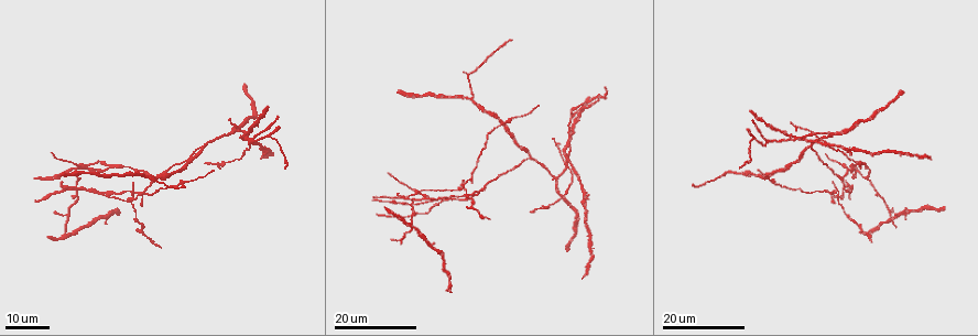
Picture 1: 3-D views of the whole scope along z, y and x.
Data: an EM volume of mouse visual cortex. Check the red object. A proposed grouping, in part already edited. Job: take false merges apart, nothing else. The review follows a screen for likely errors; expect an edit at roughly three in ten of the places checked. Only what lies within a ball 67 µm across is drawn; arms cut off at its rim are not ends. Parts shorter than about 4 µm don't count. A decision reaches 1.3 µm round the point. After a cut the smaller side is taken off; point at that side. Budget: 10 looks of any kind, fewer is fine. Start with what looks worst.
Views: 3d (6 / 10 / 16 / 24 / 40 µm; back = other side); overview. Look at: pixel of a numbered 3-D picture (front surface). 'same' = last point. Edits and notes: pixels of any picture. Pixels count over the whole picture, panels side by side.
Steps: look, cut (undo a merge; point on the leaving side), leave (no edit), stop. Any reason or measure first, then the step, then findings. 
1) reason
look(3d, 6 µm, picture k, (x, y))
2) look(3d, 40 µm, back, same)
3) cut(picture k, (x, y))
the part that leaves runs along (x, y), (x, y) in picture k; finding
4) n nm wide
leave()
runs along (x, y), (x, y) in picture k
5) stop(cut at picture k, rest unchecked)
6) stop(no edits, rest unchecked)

look(3d, 16 µm, picture 1, (409, 203))

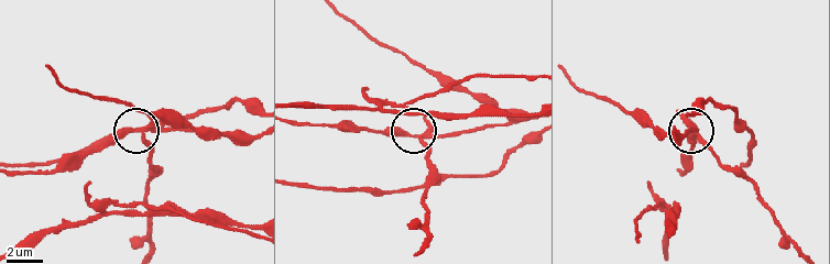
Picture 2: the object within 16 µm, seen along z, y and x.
zoom in
look(3d, 6 µm, picture 2, (698, 134))

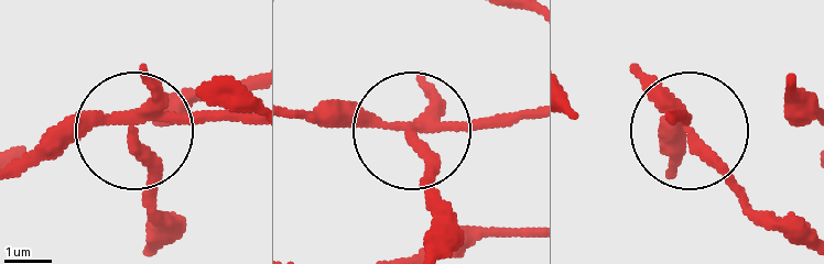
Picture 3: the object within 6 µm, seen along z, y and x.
4 arms
cut(picture 3, (149, 188))
the part that leaves runs along (128, 136), (152, 191), (152, 239) in picture 3; a second neuron is stuck on

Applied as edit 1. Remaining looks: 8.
look(overview)

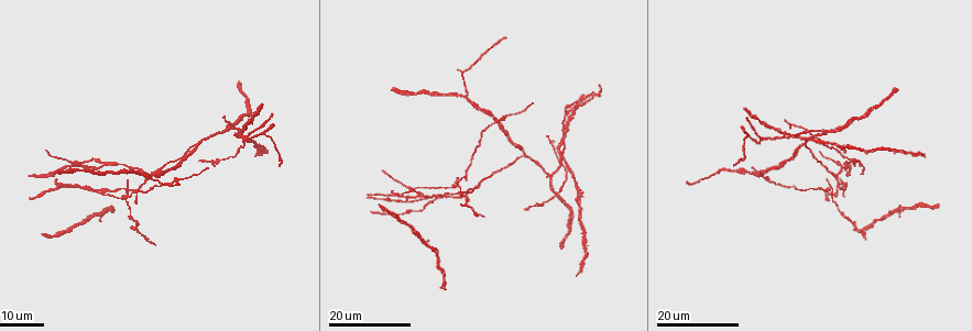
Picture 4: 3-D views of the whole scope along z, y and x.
four-way junction
look(3d, 16 µm, picture 4, (808, 133))

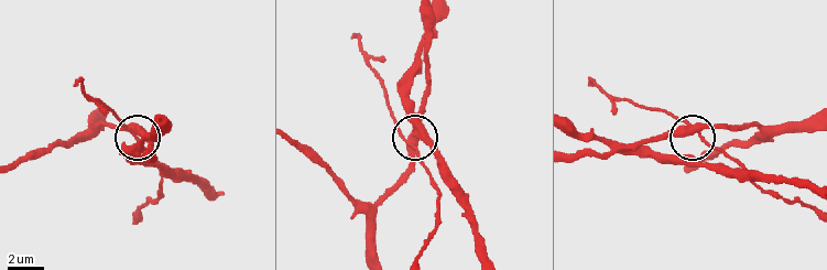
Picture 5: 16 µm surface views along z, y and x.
look(3d, 10 µm, picture 5, (409, 139))

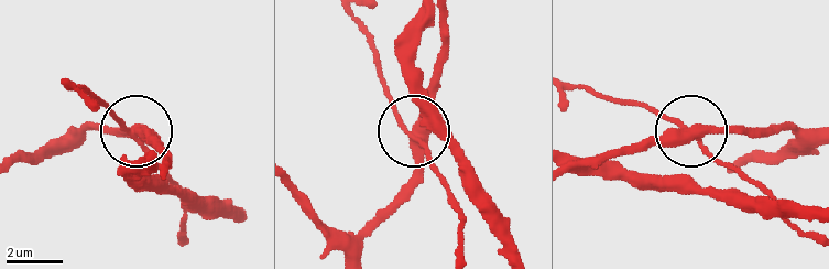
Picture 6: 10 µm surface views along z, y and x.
cut(picture 6, (117, 118))
the part that leaves runs along (414, 137), (461, 219), (464, 248) in picture 6; two neurons meet here

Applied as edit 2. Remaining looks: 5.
see it whole again
look(overview)

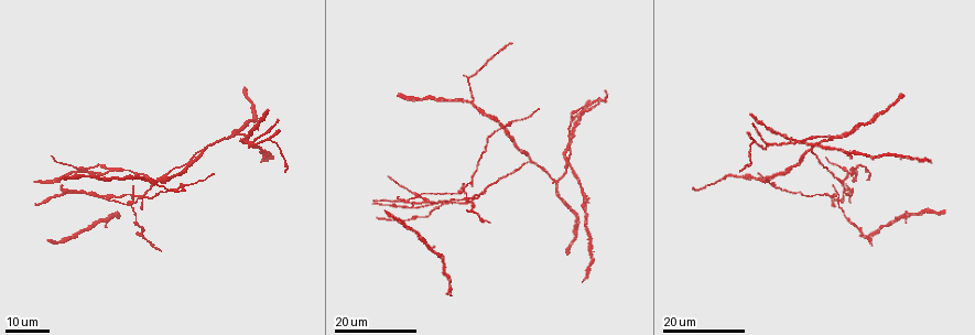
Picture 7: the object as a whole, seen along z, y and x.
a fork
look(3d, 24 µm, picture 7, (473, 101))

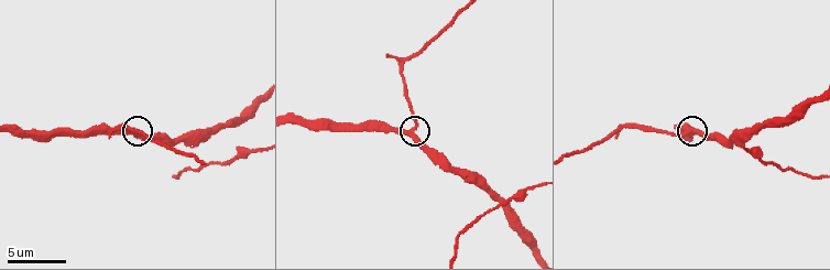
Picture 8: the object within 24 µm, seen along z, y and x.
closer look
look(3d, 6 µm, picture 8, (413, 129))

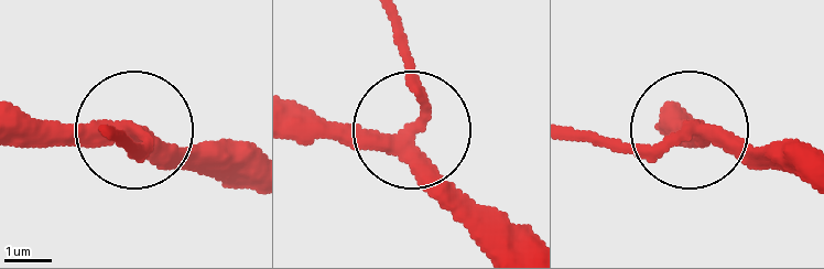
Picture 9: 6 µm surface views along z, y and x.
270 nm wide
leave()
runs along (509, 240), (411, 137), (296, 133) in picture 9; continuous, no second neuron

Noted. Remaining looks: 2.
four-way junction
look(3d, 16 µm, picture 7, (791, 142))

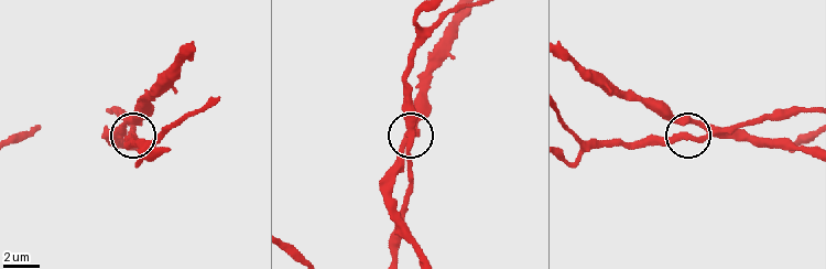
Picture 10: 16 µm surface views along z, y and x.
look(3d, 6 µm, picture 10, (411, 130))

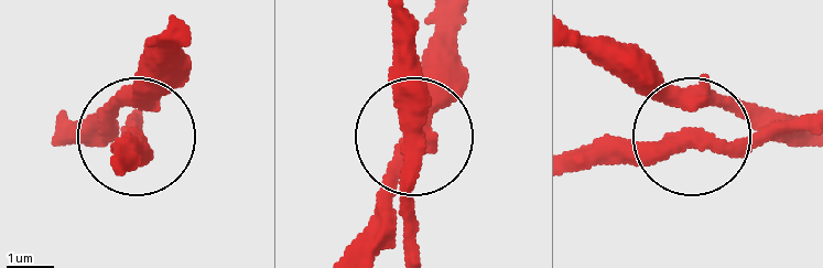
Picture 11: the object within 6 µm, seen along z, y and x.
4 arms
leave()
continuous, no second neuron

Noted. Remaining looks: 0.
stop(cut at picture 3, cut at picture 6, rest unchecked)

